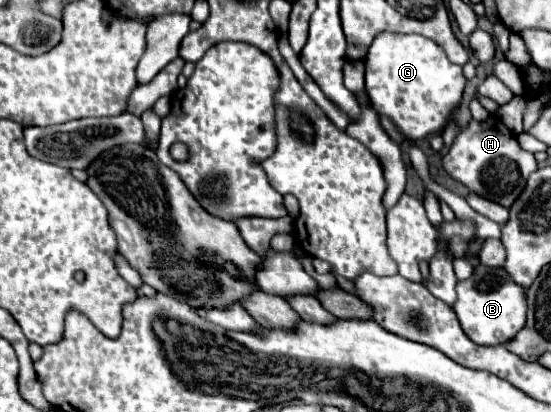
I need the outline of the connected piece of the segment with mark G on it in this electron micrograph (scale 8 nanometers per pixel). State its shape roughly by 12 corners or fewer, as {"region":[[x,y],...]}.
{"region":[[376,34],[372,108],[404,140],[444,130],[466,78],[418,34]]}

